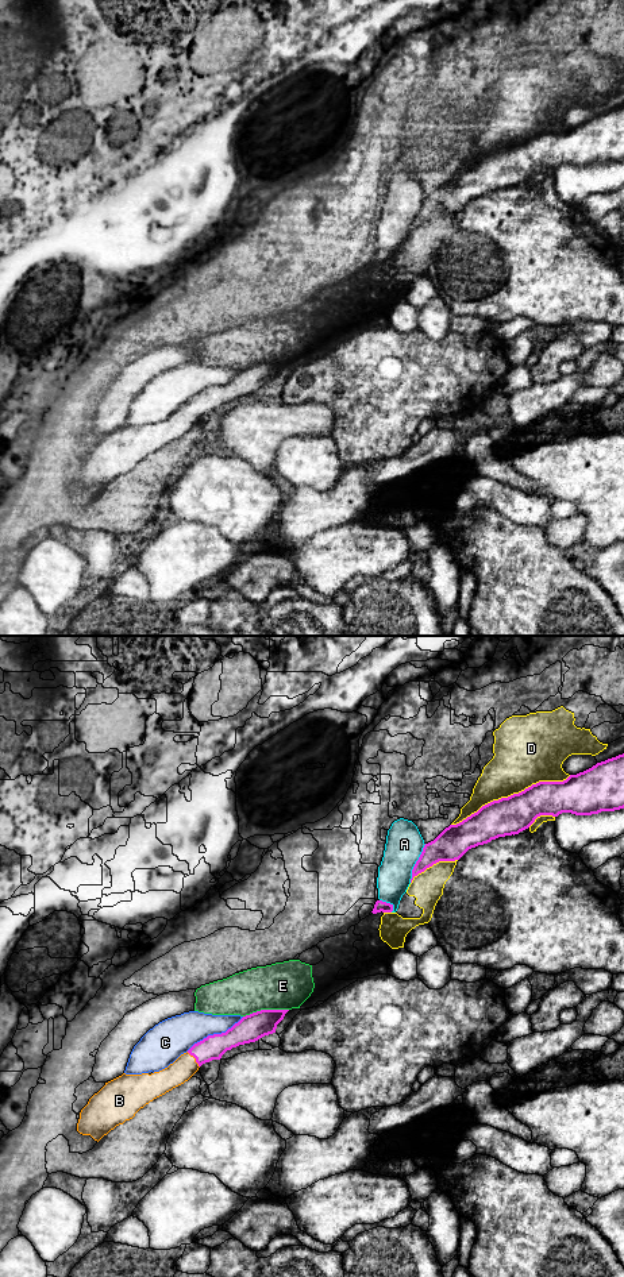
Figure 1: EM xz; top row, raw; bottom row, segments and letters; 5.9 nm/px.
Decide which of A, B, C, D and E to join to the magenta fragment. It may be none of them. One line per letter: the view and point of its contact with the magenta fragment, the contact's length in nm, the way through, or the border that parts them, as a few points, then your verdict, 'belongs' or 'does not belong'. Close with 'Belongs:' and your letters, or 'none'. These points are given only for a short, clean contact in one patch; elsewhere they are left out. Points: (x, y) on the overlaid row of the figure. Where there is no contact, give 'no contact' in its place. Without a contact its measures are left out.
A: meets magenta in xz at (416, 863); contact 260 nm long; does not belong
B: meets magenta in xz at (195, 1057); contact 120 nm long; runs through xz (214, 1046), (195, 1057), (178, 1072); belongs
C: meets magenta in xz at (215, 1034); contact 400 nm long; does not belong
D: meets magenta in xz at (511, 795); contact 750 nm long; does not belong
E: meets magenta in xz at (265, 1010); contact 280 nm long; does not belong
Belongs: B

